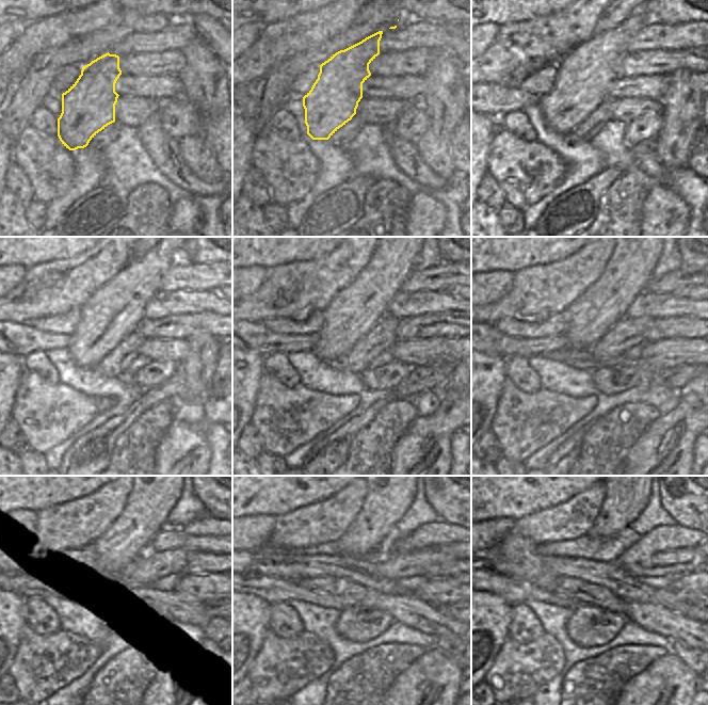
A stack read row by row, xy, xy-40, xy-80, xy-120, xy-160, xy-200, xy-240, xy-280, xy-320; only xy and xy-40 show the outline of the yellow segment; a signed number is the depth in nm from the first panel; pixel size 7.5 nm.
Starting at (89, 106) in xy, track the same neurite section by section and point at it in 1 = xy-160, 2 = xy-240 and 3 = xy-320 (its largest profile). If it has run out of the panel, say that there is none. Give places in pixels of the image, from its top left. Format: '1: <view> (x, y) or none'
1: xy-160 (352, 314)
2: xy-240 (153, 497)
3: xy-320 (626, 497)

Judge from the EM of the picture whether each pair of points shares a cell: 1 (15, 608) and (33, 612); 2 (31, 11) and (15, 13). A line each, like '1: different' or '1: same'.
1: different
2: same

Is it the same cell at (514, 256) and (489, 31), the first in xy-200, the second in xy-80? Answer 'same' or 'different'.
different

